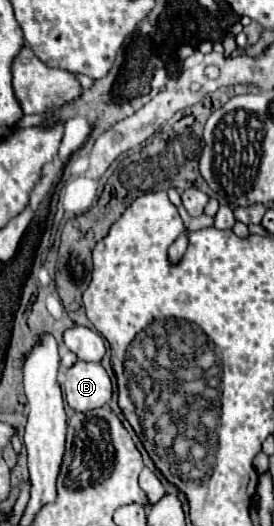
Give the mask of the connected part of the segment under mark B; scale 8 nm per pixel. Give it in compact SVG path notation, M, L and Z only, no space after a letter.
M77 361L65 375L65 399L75 411L91 411L109 403L113 395L111 379L101 363Z

